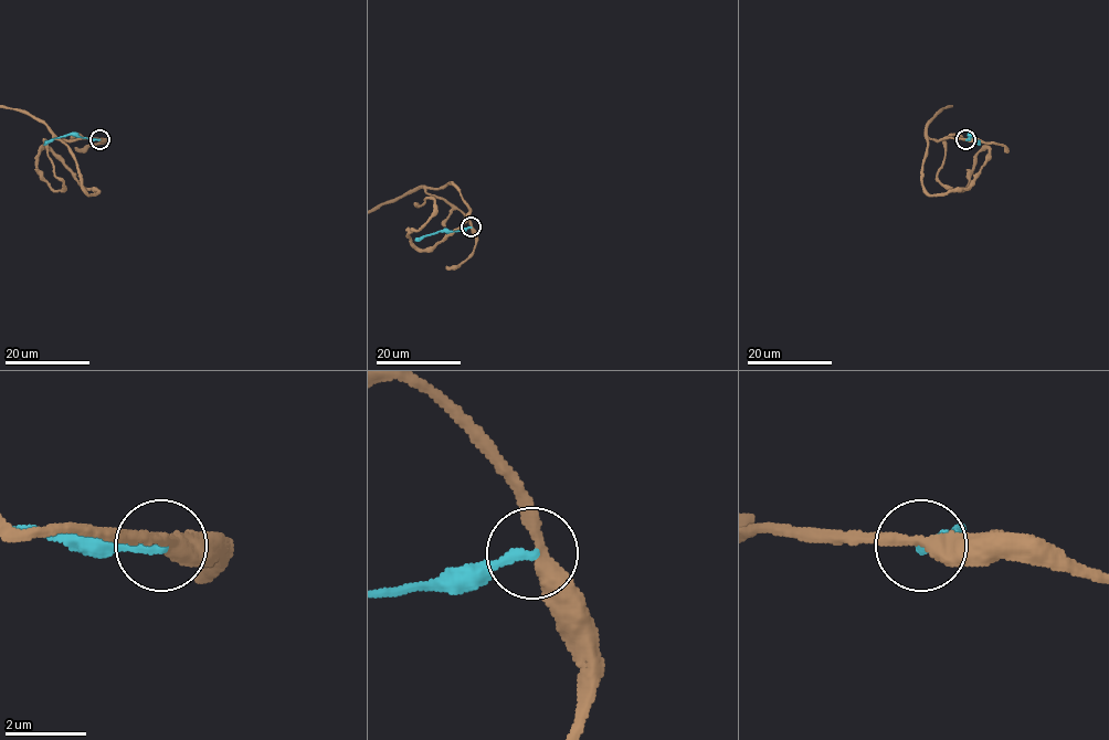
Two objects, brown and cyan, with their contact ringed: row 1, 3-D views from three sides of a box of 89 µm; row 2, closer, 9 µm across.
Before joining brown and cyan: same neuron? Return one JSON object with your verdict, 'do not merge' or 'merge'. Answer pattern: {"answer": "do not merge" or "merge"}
{"answer": "do not merge"}

